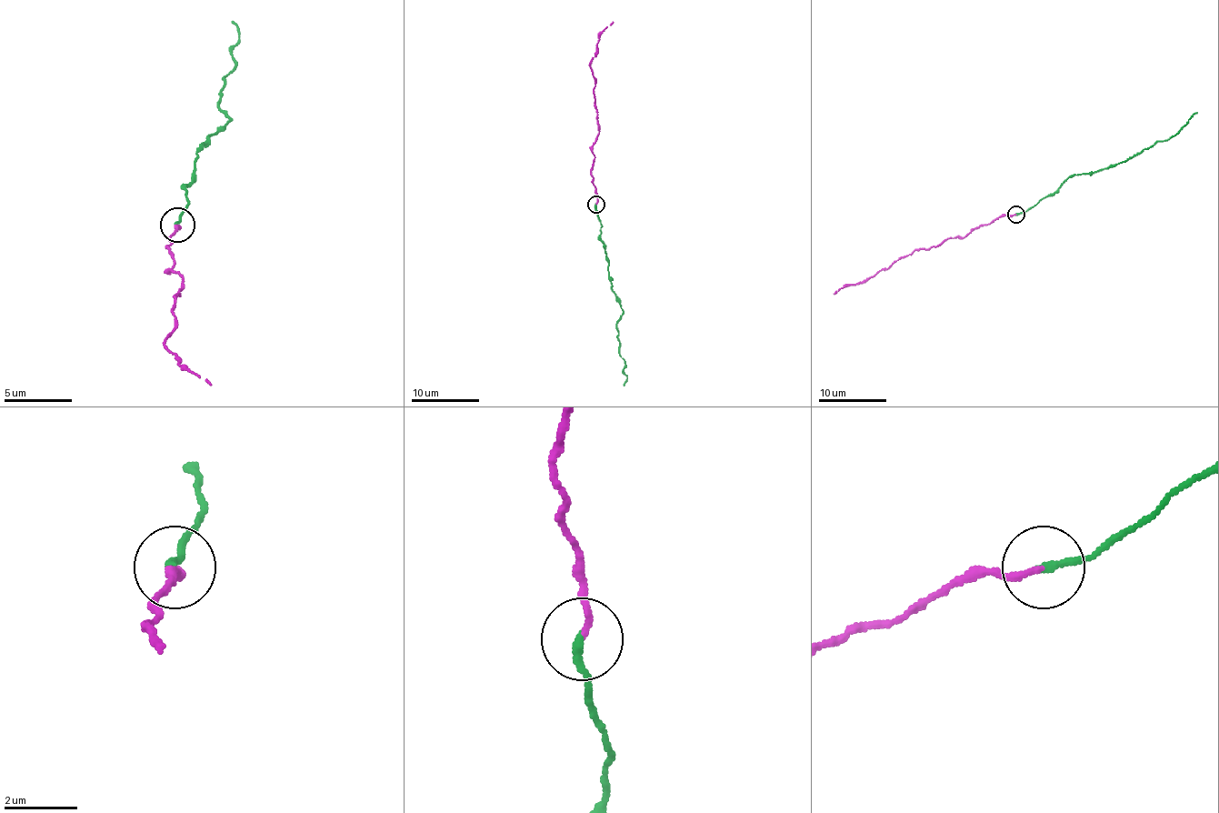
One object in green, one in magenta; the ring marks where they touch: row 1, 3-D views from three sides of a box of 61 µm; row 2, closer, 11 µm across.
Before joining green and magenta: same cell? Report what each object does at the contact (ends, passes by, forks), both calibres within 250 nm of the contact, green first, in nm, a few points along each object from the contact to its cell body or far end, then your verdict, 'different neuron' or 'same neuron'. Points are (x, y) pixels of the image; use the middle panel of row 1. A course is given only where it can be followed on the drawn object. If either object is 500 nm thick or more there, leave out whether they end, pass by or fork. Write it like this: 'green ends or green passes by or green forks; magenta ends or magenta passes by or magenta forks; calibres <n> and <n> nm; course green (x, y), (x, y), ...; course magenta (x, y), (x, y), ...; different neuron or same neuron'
green ends; magenta ends; calibres 240 and 130 nm; course green (596, 205), (608, 280), (622, 314), (617, 321), (619, 355), (627, 376), (624, 386); course magenta (596, 205), (592, 152), (598, 133), (594, 78), (590, 65), (596, 53), (598, 35), (614, 22); same neuron

